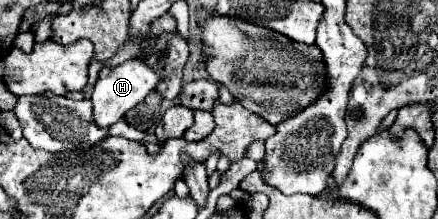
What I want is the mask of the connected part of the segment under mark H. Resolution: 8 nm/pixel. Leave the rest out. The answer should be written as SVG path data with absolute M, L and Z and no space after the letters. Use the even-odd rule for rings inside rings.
M129 59L127 63L109 67L105 65L99 73L95 91L91 95L93 101L93 119L99 127L111 127L113 123L117 123L119 119L123 119L123 115L133 109L137 103L141 103L161 81L163 77L159 73L155 73L151 67L147 67L143 61L139 59Z

